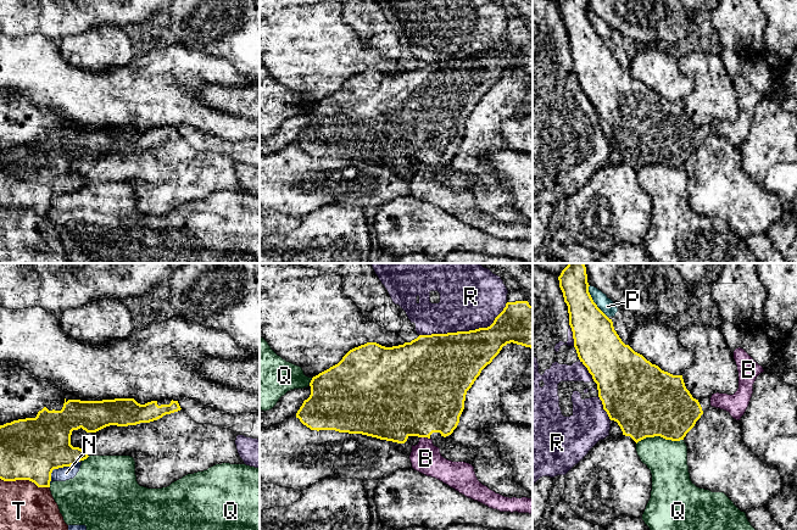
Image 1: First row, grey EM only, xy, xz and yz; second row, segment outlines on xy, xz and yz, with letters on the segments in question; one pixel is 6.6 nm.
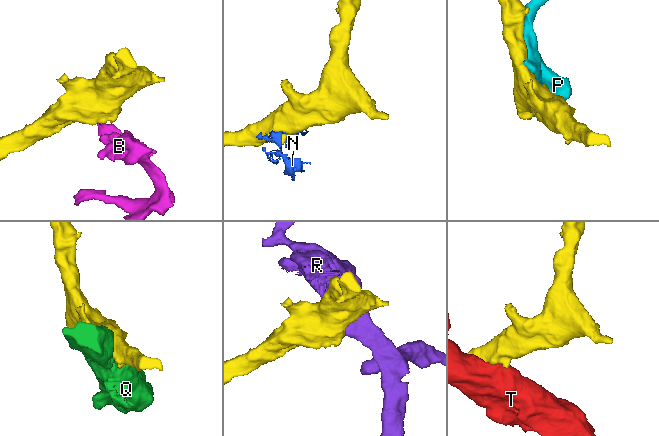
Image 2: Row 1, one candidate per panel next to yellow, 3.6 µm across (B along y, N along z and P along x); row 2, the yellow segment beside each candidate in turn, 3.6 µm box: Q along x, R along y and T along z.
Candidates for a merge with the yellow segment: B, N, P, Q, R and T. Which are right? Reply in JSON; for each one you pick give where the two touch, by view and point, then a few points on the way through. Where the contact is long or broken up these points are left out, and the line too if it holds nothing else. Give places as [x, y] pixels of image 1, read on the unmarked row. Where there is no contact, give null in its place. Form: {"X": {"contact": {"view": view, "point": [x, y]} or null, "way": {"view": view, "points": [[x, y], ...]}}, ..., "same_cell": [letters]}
{"same_cell": []}

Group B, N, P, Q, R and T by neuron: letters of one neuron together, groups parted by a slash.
B P / N Q / R / T

